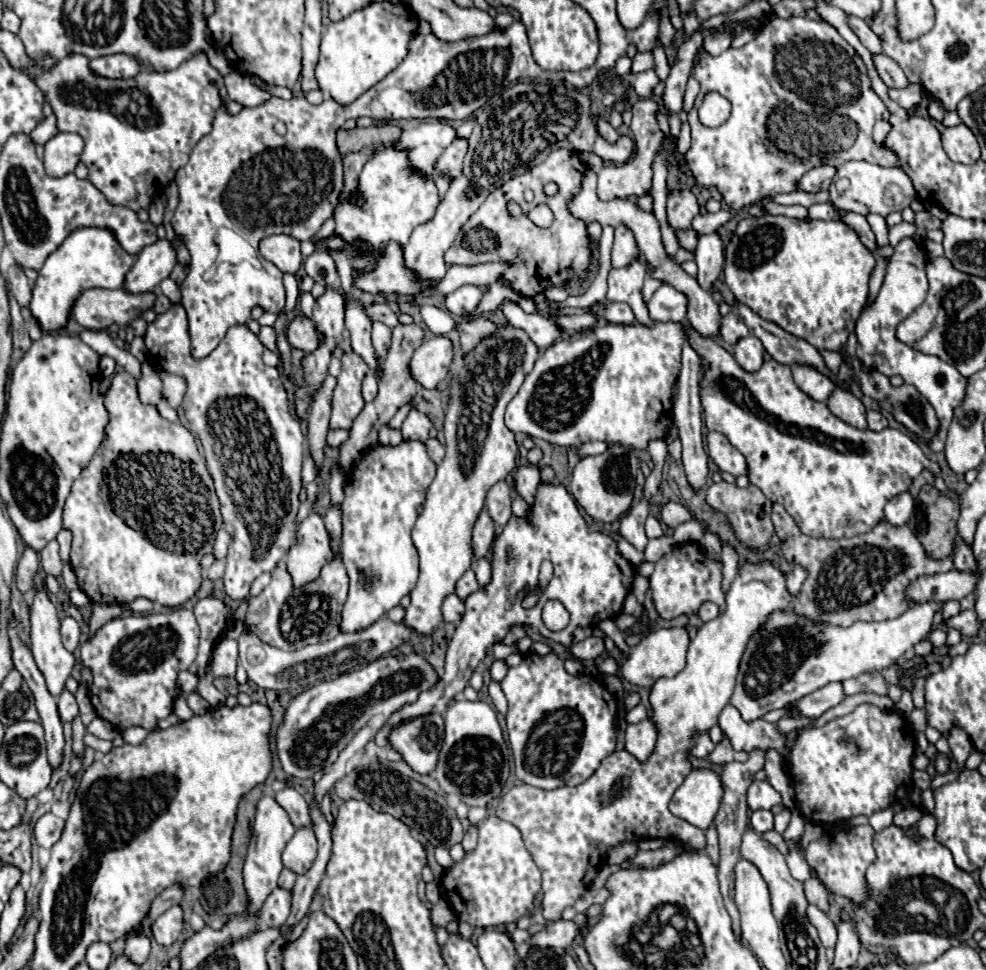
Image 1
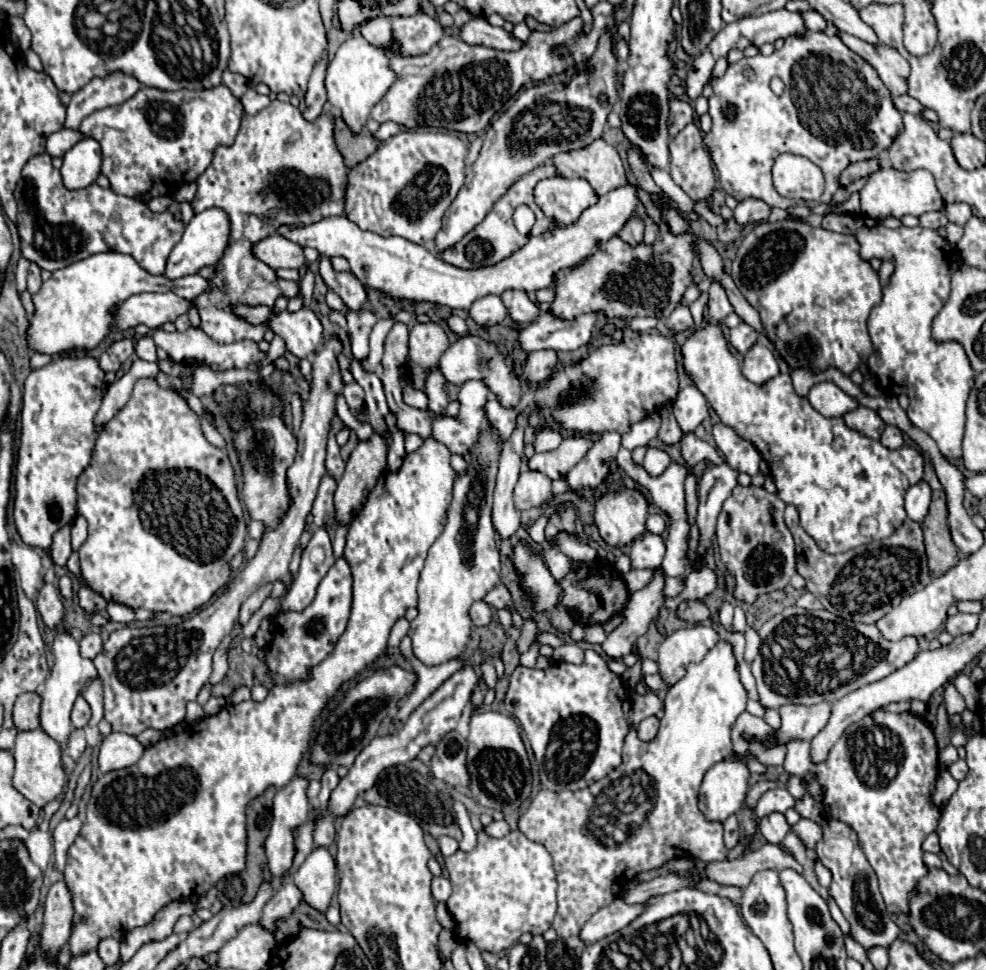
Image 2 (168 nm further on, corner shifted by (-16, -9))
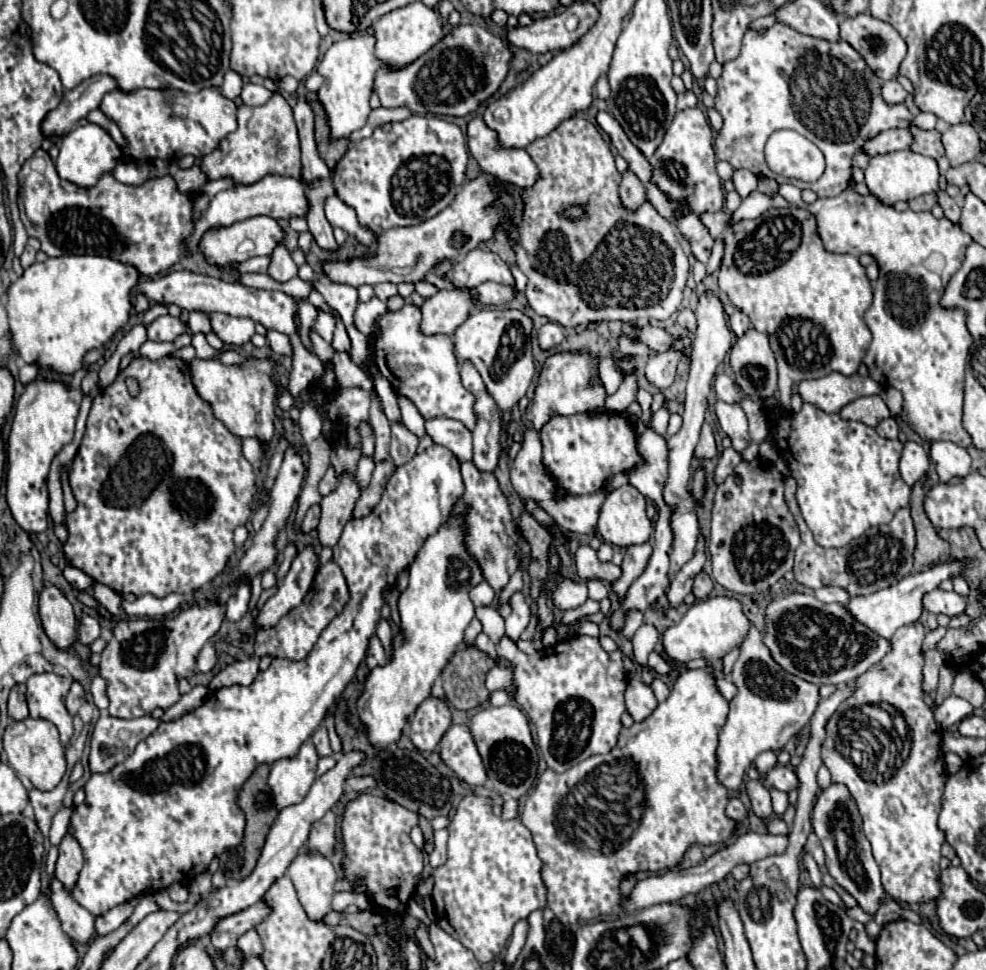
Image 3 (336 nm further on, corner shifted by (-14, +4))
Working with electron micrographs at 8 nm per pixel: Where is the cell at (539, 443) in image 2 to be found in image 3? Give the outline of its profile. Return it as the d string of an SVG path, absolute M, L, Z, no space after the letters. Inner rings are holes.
M586 351L552 353L538 375L534 399L530 403L530 421L534 429L540 431L552 415L574 415L594 411L596 407L604 407L604 401L606 389L598 377L598 359L594 355Z

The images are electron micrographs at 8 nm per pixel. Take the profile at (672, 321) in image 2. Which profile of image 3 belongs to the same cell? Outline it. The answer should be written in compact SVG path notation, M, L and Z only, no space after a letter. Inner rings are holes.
M682 309L678 313L678 323L688 331L688 333L694 333L696 331L696 315L690 311L690 309Z

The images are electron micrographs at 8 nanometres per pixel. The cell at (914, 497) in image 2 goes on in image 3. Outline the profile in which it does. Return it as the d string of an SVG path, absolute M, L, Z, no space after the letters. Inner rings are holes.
M906 441L900 457L900 475L906 481L906 485L912 487L928 471L928 465L930 465L930 459L924 447L914 441Z

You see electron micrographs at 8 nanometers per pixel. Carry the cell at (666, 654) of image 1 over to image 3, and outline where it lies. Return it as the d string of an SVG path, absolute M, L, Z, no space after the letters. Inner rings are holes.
M718 595L718 597L708 597L698 603L694 603L686 615L676 623L674 627L664 631L664 651L682 663L688 663L698 657L706 657L710 661L716 661L724 657L728 651L734 647L742 645L750 629L750 619L742 611L742 603L738 599Z

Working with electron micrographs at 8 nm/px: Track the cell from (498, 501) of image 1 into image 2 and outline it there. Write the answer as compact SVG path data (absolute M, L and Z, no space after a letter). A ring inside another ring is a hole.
M530 470L526 474L520 474L518 484L514 488L516 508L520 512L524 512L524 510L530 510L534 506L546 504L548 500L552 500L550 486L552 486L552 480L548 480L542 472Z

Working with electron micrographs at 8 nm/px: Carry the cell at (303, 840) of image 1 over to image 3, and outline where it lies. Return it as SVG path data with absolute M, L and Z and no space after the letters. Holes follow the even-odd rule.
M304 851L290 863L288 875L296 887L298 899L312 921L322 921L332 911L334 883L338 879L330 859L306 855Z

